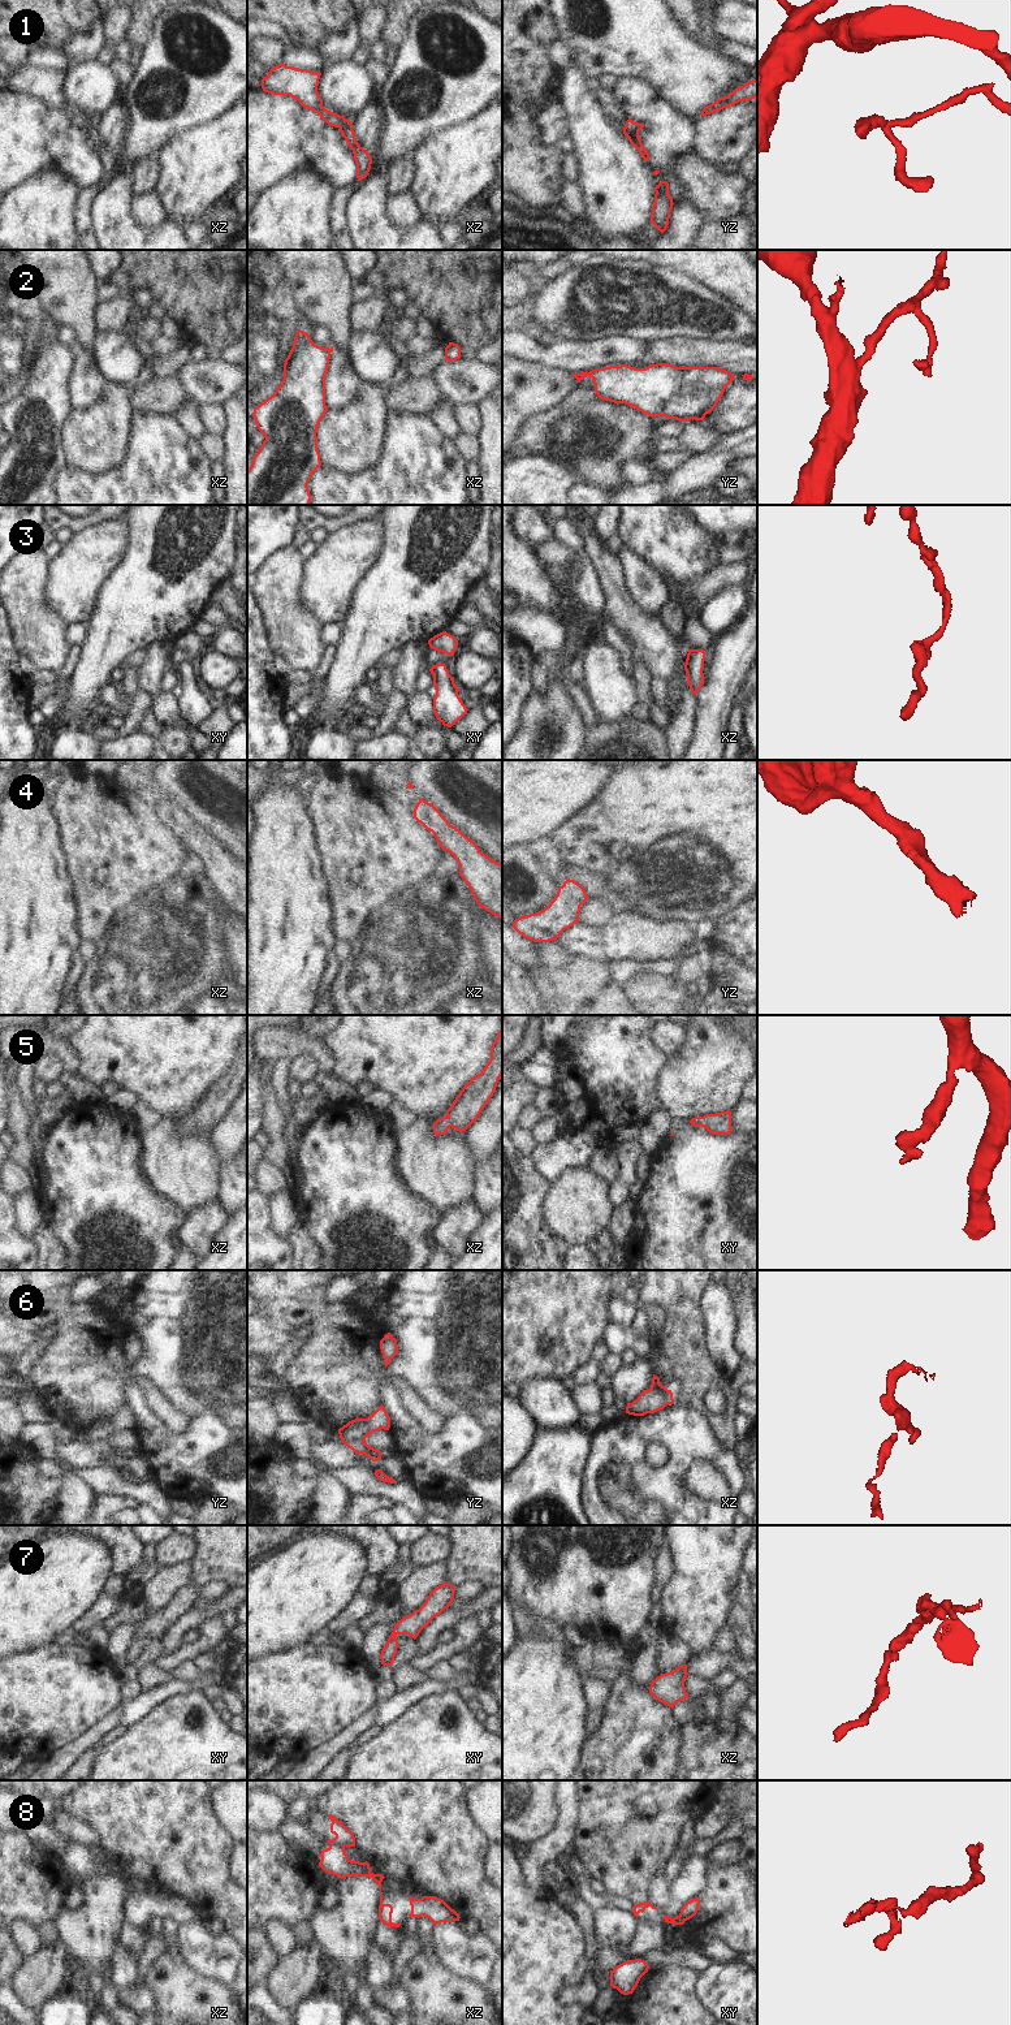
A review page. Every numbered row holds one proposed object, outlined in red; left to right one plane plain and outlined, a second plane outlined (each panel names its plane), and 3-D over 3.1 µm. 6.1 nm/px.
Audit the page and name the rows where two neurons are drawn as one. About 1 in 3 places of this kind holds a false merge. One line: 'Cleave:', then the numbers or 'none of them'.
Cleave: none of them.

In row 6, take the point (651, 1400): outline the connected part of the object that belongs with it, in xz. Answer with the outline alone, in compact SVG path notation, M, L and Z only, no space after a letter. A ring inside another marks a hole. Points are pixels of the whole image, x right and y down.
M653 1374L649 1390L644 1390L636 1400L627 1403L626 1413L634 1416L644 1416L664 1409L667 1404L673 1404L673 1393L660 1383L660 1378Z

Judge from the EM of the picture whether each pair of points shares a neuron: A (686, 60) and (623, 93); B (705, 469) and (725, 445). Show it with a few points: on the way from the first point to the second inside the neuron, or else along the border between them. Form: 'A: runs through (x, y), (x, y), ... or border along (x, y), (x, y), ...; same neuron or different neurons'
A: border along (621, 77), (644, 78), (668, 102); different neurons
B: runs through (707, 462), (718, 452); same neuron

